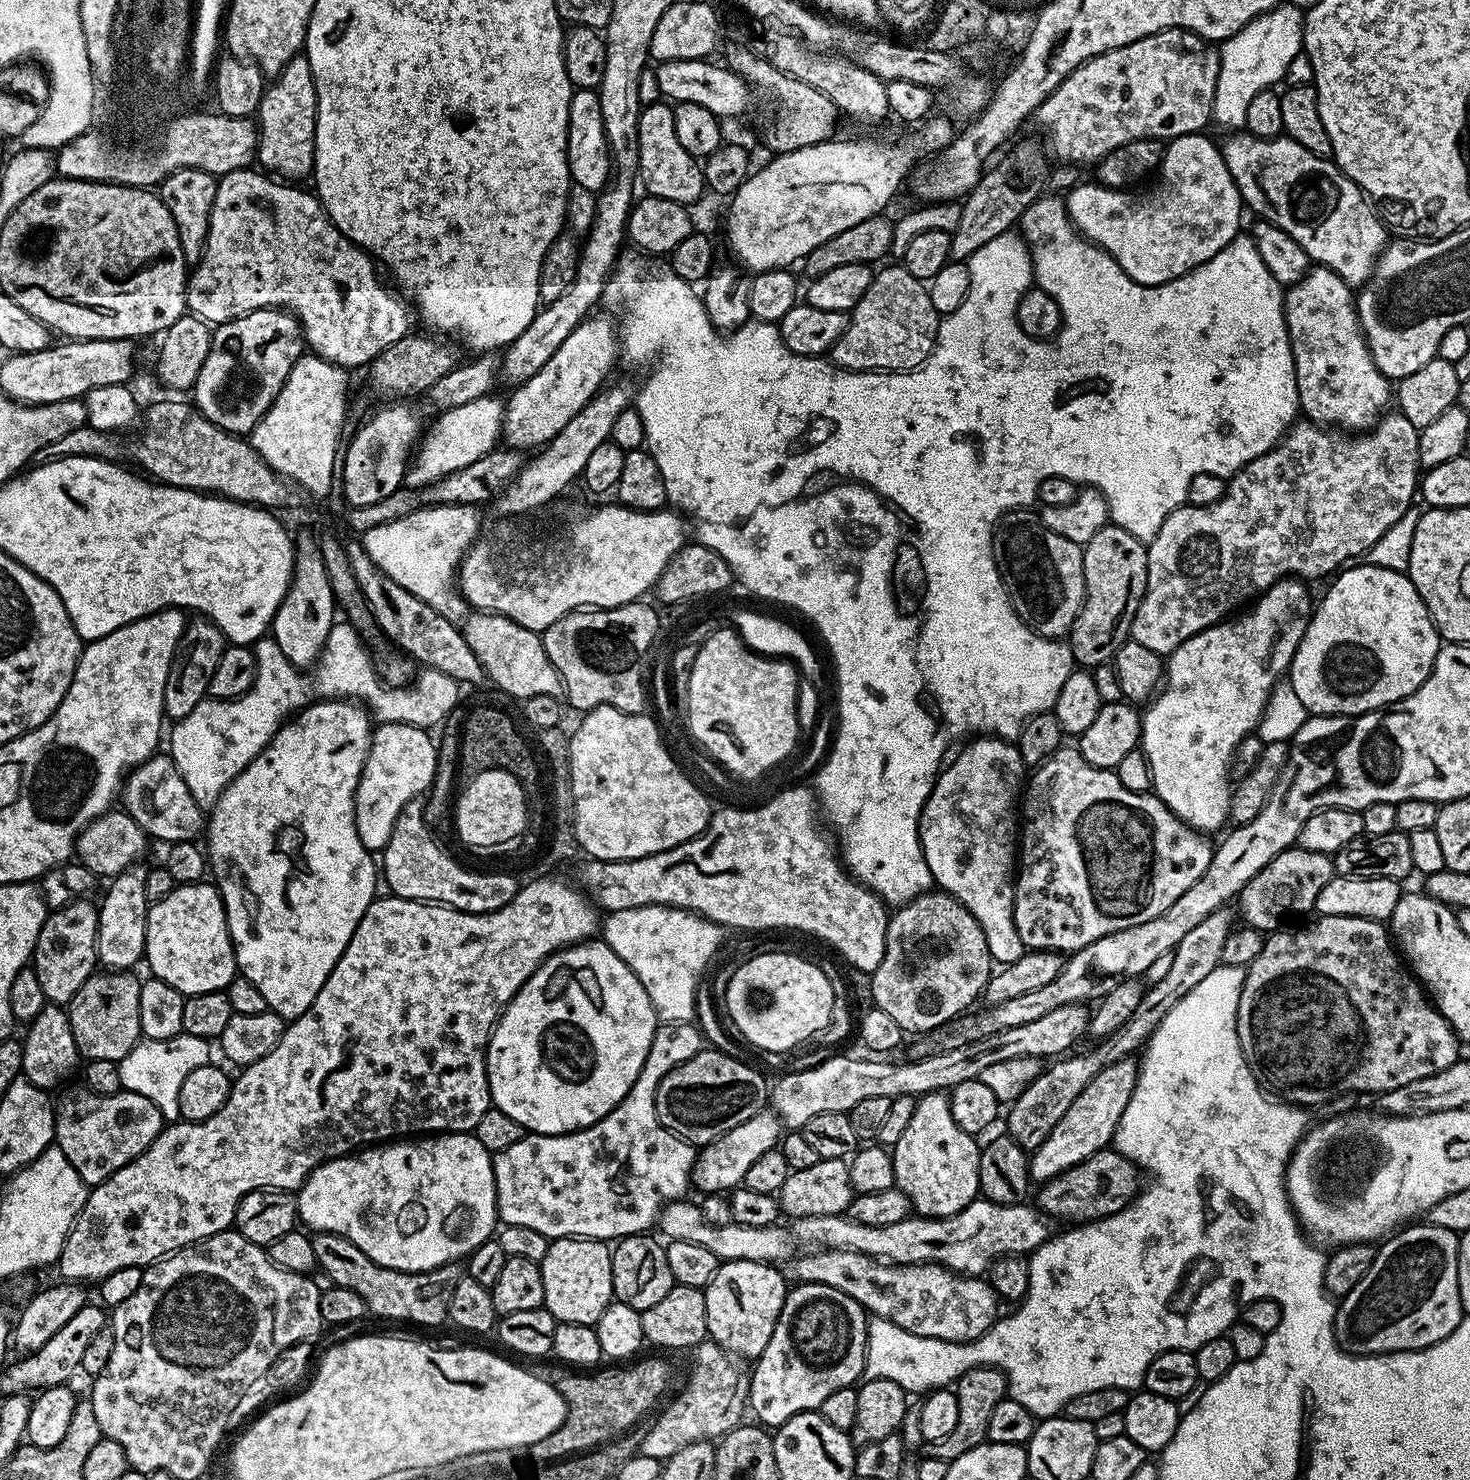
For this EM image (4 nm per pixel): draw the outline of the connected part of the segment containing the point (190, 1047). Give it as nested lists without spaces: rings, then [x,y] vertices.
[[[183,1034],[165,1040],[141,1039],[132,1047],[130,1054],[126,1054],[118,1061],[122,1074],[122,1089],[125,1092],[142,1094],[142,1098],[150,1098],[150,1102],[154,1102],[154,1106],[158,1106],[158,1110],[164,1115],[165,1121],[179,1121],[178,1090],[182,1090],[182,1082],[193,1070],[198,1070],[198,1066],[209,1063],[208,1048],[210,1048],[209,1041]]]

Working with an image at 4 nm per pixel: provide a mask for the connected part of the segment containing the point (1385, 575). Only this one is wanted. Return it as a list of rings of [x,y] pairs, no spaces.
[[[1357,563],[1355,566],[1345,567],[1335,577],[1337,580],[1325,590],[1324,597],[1321,600],[1319,597],[1312,613],[1312,621],[1308,623],[1306,634],[1292,659],[1290,683],[1293,686],[1294,693],[1298,694],[1298,698],[1302,700],[1303,706],[1308,709],[1309,713],[1317,716],[1361,716],[1364,712],[1375,712],[1381,708],[1388,707],[1390,704],[1398,703],[1402,698],[1414,694],[1414,690],[1418,690],[1418,686],[1422,686],[1422,682],[1432,672],[1436,656],[1442,647],[1442,637],[1436,631],[1435,624],[1432,623],[1432,616],[1428,613],[1427,606],[1422,602],[1418,590],[1412,585],[1412,580],[1407,574],[1395,572],[1388,568],[1380,568],[1376,564],[1360,563]]]

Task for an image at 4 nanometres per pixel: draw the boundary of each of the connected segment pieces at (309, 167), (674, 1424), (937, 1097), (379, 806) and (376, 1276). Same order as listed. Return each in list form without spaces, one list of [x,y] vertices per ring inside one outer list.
[[[295,56],[265,87],[258,109],[258,131],[258,164],[265,173],[275,174],[288,182],[300,182],[303,176],[313,175],[316,166],[316,83],[307,56]]]
[[[705,1338],[694,1349],[696,1365],[688,1376],[688,1385],[669,1402],[664,1413],[652,1424],[648,1433],[640,1436],[640,1451],[650,1454],[650,1458],[668,1460],[678,1450],[686,1450],[699,1440],[709,1442],[725,1436],[737,1427],[744,1416],[744,1408],[749,1407],[748,1395],[752,1385],[749,1369],[743,1368],[741,1361],[733,1353],[724,1349],[711,1338]]]
[[[931,1092],[917,1099],[914,1115],[891,1153],[896,1175],[895,1187],[906,1193],[919,1215],[933,1218],[953,1216],[981,1195],[981,1145],[976,1144],[976,1140],[973,1133],[962,1130],[962,1126],[954,1122],[945,1093]]]
[[[380,724],[372,733],[370,750],[356,787],[358,838],[369,852],[383,849],[394,834],[394,826],[406,802],[427,793],[436,777],[437,745],[427,731],[409,724]]]
[[[329,1232],[312,1236],[317,1269],[330,1274],[333,1284],[346,1286],[346,1290],[358,1293],[366,1302],[371,1315],[385,1316],[388,1320],[409,1320],[412,1324],[440,1324],[448,1320],[450,1294],[460,1280],[462,1268],[459,1263],[443,1264],[429,1272],[399,1272],[374,1262],[354,1242]]]

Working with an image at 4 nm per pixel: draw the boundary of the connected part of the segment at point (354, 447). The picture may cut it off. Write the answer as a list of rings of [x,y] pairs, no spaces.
[[[408,402],[385,403],[385,408],[378,409],[365,424],[363,422],[357,427],[356,436],[347,443],[342,488],[351,507],[382,502],[382,498],[394,494],[404,484],[404,475],[422,436],[420,416],[410,405]]]

